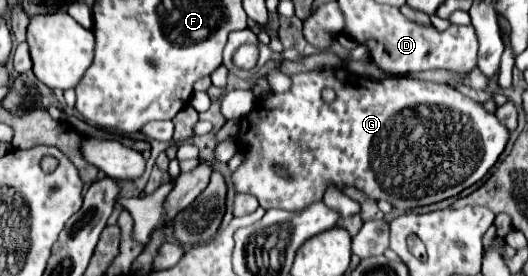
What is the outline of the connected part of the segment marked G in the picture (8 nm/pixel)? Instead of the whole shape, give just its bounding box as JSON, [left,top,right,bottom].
[234,69,510,211]

